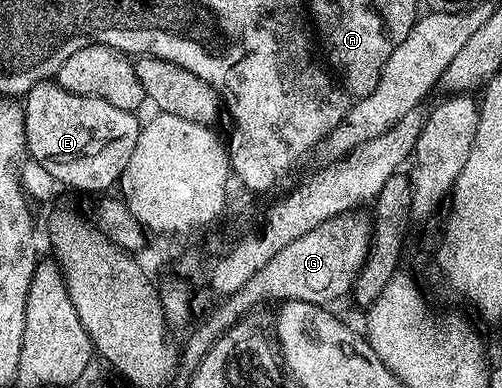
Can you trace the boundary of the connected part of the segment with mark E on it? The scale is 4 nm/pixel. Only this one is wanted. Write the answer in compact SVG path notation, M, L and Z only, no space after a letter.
M48 79L46 81L38 81L38 83L35 84L35 86L25 94L25 104L23 105L23 118L25 119L25 135L27 136L27 151L30 160L36 161L37 163L41 163L41 167L45 167L45 171L49 171L49 175L53 175L53 179L60 186L63 184L68 185L68 187L71 189L84 189L84 191L87 193L100 192L99 194L102 194L104 191L107 191L102 191L102 189L107 189L110 187L110 185L114 186L116 182L118 182L119 178L123 176L125 167L129 167L129 159L133 155L133 147L137 147L137 139L139 138L139 130L141 128L141 121L138 121L138 119L135 118L135 116L136 114L132 112L132 110L122 109L121 107L113 107L113 103L109 103L105 99L97 99L96 97L86 97L85 95L81 95L80 93L74 93L73 91L65 91L65 87L61 87L54 80Z

